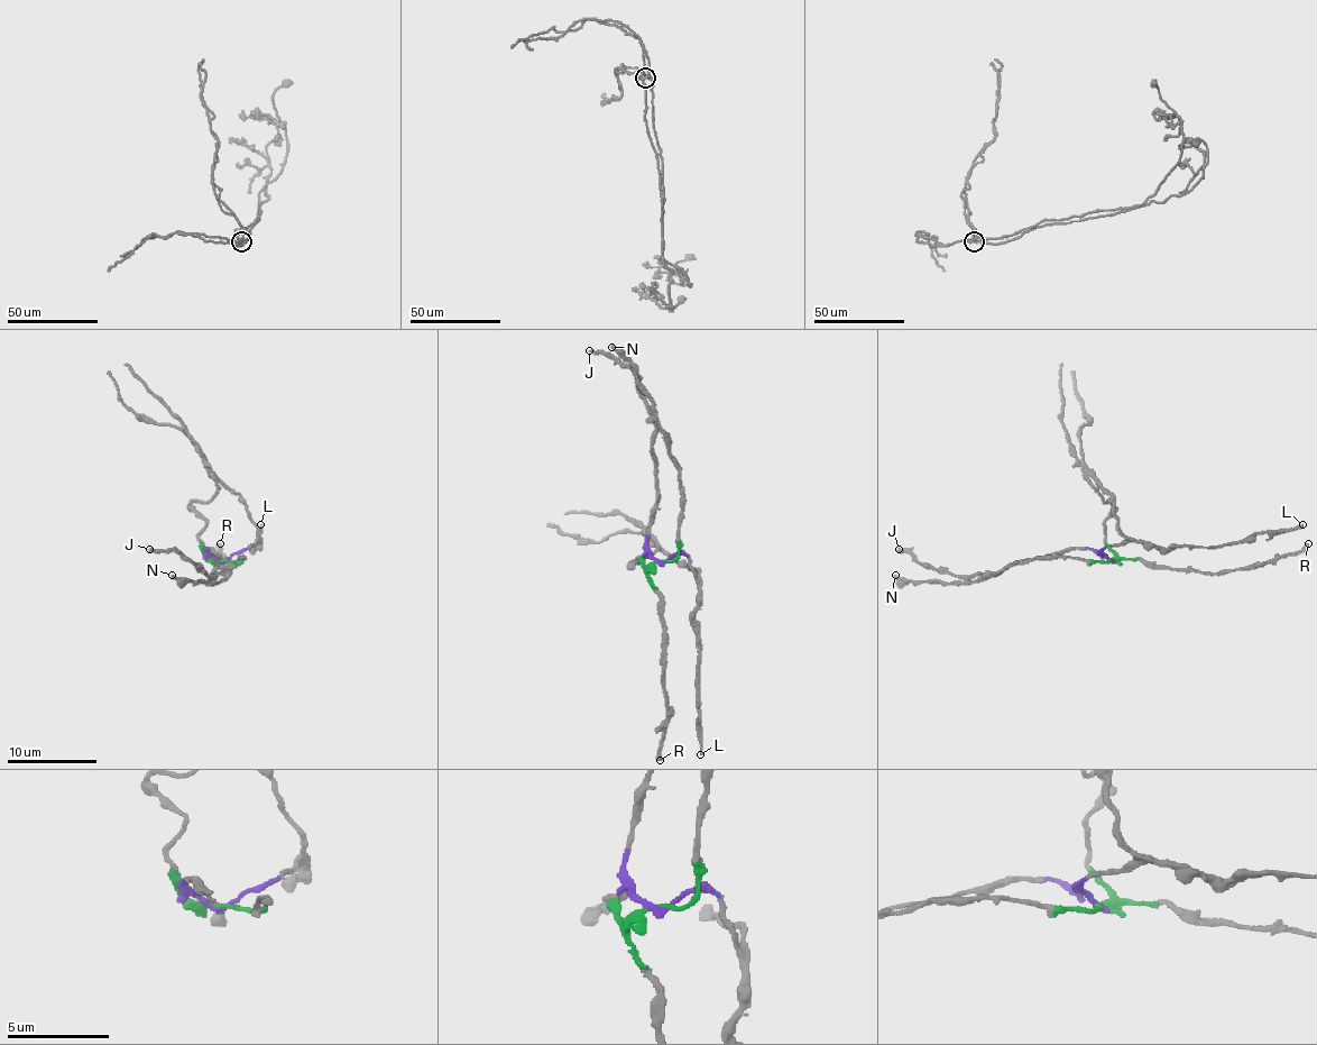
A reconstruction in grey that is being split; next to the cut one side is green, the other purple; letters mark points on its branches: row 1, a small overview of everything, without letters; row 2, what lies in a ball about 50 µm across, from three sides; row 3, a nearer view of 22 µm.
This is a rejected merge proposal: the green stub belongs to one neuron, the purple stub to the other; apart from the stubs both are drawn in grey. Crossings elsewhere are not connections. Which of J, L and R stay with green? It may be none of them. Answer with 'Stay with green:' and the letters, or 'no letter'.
Stay with green: R

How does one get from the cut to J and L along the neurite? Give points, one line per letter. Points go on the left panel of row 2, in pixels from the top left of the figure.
J: (221, 561), (206, 550), (210, 548), (217, 555), (212, 575), (202, 573), (173, 550), (148, 550)
L: (221, 561), (257, 541), (259, 543), (255, 548), (259, 548), (261, 525)

